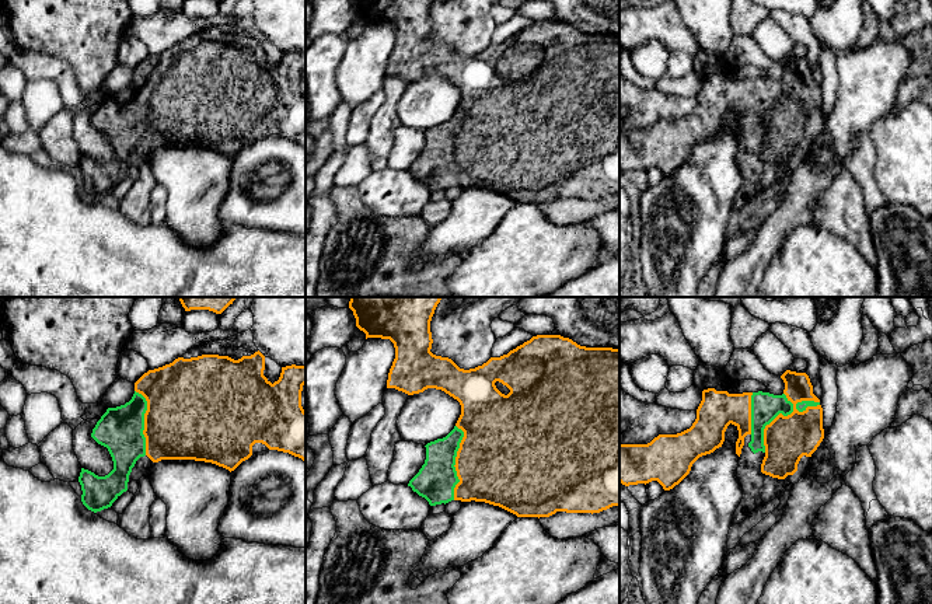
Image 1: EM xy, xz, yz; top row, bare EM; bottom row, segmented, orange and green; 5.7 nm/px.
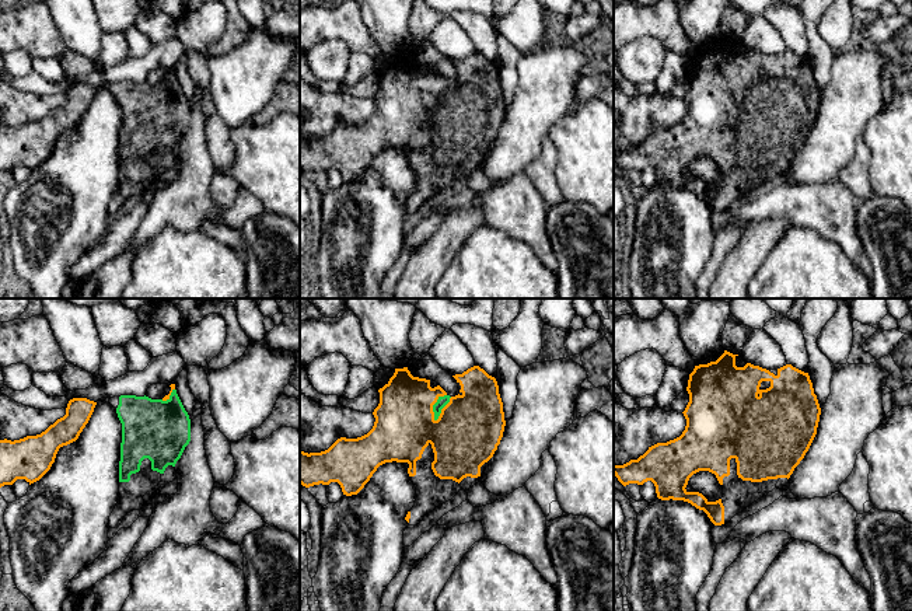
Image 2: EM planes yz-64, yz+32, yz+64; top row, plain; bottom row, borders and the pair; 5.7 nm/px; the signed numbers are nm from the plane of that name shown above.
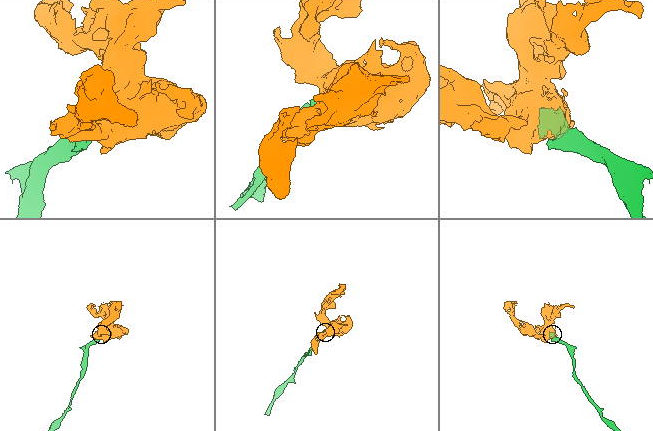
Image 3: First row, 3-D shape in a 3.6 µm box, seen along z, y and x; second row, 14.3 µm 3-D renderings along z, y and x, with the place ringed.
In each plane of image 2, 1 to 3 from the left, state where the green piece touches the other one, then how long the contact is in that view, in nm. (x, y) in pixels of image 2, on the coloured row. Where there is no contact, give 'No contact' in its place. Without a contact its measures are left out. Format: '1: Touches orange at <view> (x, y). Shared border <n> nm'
1: Touches orange at yz-64 (168, 397). Shared border 100 nm
2: Touches orange at yz+32 (441, 409). Shared border 170 nm
3: No contact

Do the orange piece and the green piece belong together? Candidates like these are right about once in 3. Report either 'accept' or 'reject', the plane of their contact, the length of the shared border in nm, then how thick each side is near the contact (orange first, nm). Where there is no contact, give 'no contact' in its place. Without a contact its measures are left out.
accept | yz | 440 nm | 260/170 nm

